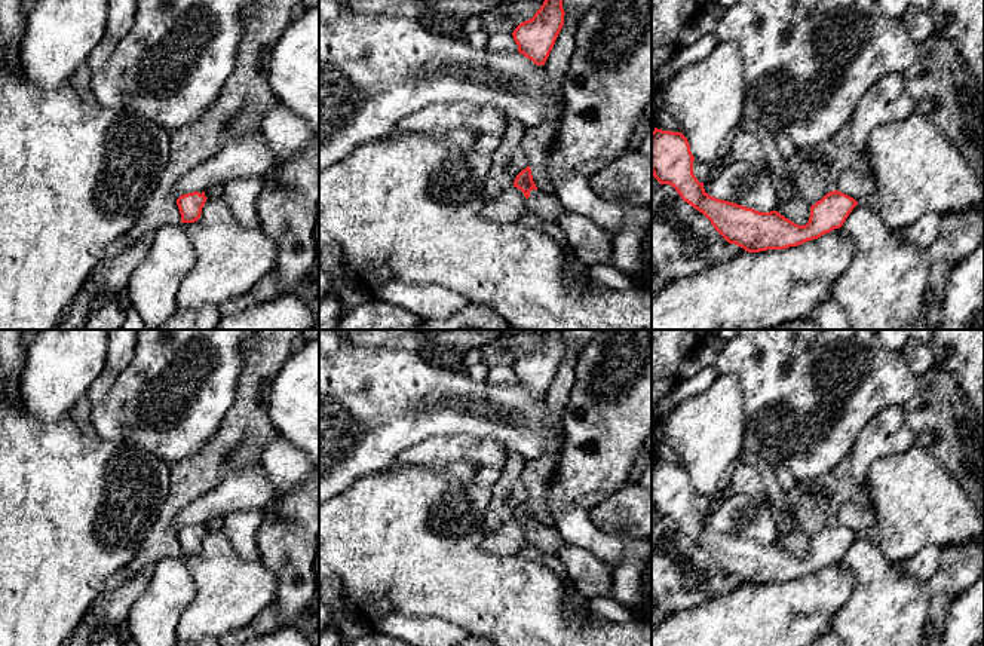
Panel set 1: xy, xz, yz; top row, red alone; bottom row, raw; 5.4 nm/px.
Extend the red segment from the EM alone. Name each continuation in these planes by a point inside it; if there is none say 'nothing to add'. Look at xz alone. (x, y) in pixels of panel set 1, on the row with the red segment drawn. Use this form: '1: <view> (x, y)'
1: xz (546, 208)

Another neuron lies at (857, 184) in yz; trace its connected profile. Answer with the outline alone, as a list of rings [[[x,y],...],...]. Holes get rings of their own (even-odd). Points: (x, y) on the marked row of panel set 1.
[[[844,171],[839,175],[836,190],[853,198],[856,202],[864,202],[877,190],[877,186],[870,171]]]

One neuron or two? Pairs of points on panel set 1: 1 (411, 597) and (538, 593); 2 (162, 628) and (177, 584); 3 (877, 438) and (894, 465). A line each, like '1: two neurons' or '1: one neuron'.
1: one neuron
2: one neuron
3: two neurons

